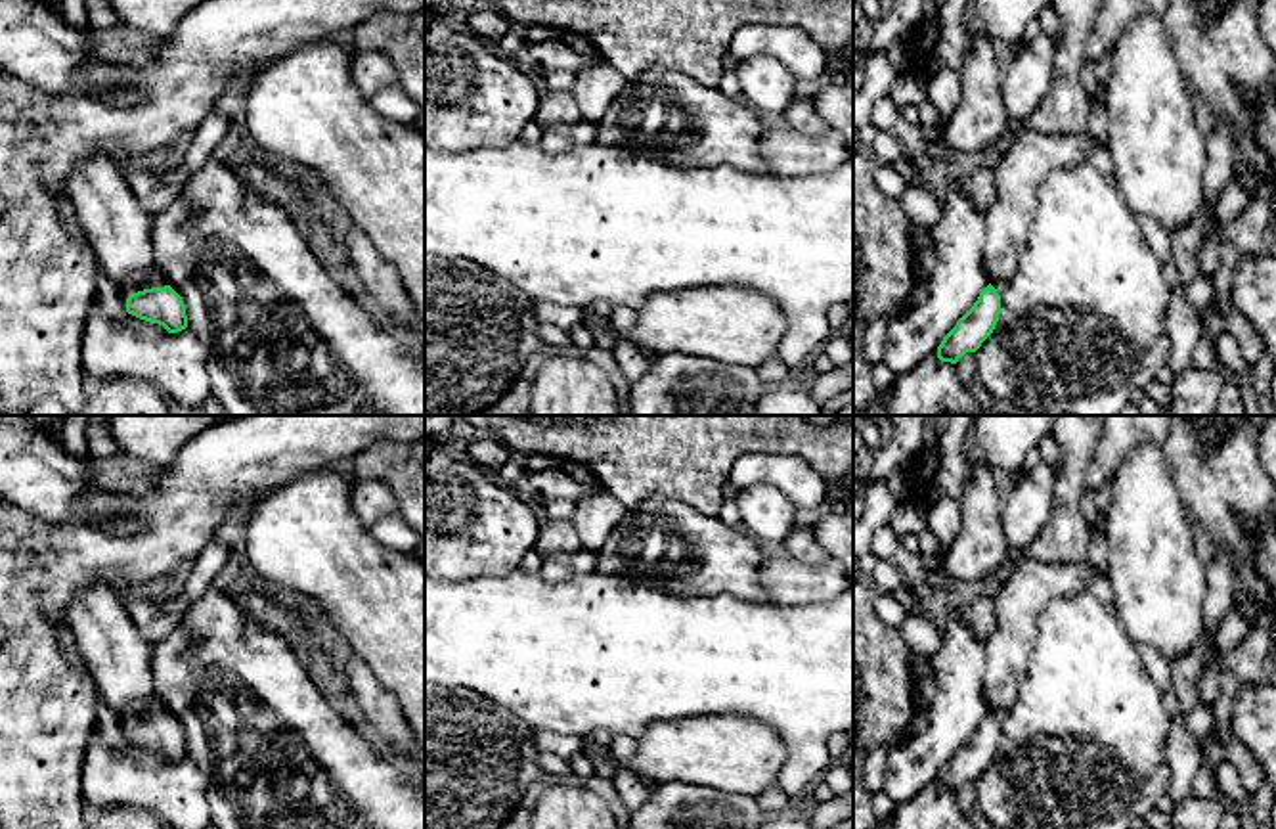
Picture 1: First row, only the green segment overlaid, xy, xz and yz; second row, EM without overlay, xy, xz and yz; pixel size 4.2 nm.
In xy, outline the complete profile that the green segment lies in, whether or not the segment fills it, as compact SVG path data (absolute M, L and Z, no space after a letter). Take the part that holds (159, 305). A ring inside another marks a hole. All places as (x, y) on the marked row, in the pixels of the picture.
M153 264L143 274L134 274L119 285L126 299L126 312L163 325L168 333L187 327L186 304L170 287L165 274Z

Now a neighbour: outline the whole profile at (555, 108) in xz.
M541 92L539 107L534 119L541 128L553 124L576 124L582 119L582 111L572 92Z

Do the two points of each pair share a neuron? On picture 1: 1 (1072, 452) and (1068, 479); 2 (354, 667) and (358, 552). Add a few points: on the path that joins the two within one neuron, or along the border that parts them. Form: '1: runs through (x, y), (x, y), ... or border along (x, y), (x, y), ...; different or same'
1: runs through (1072, 458), (1072, 473); same
2: border along (347, 649), (385, 688); different

